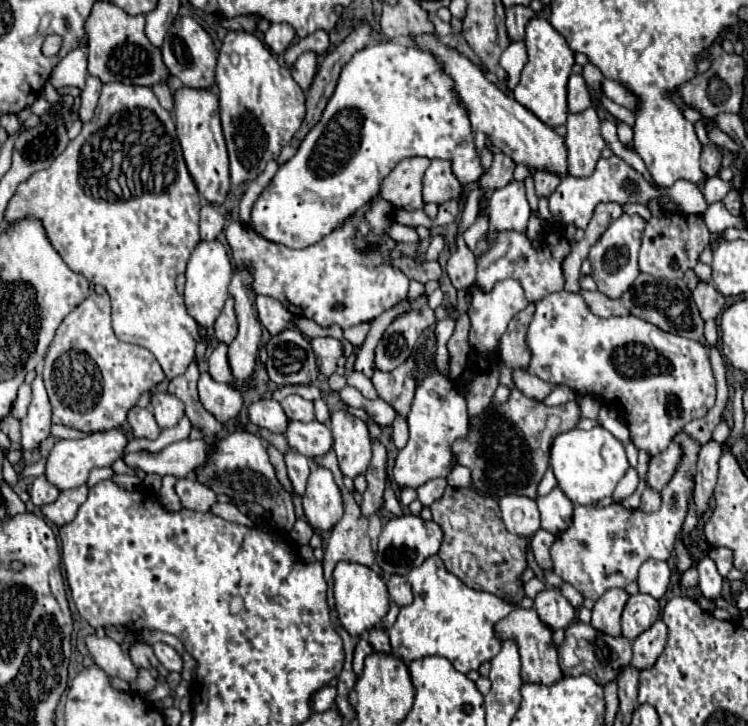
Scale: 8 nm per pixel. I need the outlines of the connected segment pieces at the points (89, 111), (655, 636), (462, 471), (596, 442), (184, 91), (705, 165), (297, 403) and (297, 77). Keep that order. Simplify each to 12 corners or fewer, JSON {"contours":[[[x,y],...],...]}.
{"contours":[[[88,75],[80,93],[80,119],[92,119],[102,81]],[[658,619],[634,639],[632,667],[650,669],[666,647]],[[456,467],[448,475],[448,483],[456,487],[470,485],[470,471]],[[604,427],[552,443],[558,487],[576,505],[610,497],[630,467]],[[174,91],[178,141],[200,195],[220,205],[230,165],[218,95]],[[702,147],[702,171],[716,177],[722,167],[722,149]],[[288,395],[280,405],[288,419],[314,421],[312,401]],[[302,53],[292,65],[294,81],[306,91],[314,79],[316,55]]]}

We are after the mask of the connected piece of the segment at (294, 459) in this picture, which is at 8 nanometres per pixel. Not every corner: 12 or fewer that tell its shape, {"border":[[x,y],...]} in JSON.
{"border":[[298,451],[284,455],[294,491],[302,497],[310,461]]}

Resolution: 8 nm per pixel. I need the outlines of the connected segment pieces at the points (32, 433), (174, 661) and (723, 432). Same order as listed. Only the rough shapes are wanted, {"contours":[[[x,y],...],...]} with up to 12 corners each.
{"contours":[[[38,375],[20,419],[20,447],[36,449],[50,435],[52,407]],[[166,643],[152,645],[168,671],[182,671],[182,657]],[[720,417],[720,423],[714,429],[712,439],[724,443],[730,433],[726,417]]]}

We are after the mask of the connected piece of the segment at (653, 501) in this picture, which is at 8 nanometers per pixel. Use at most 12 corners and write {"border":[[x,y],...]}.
{"border":[[646,487],[640,509],[658,511],[660,493]]}

